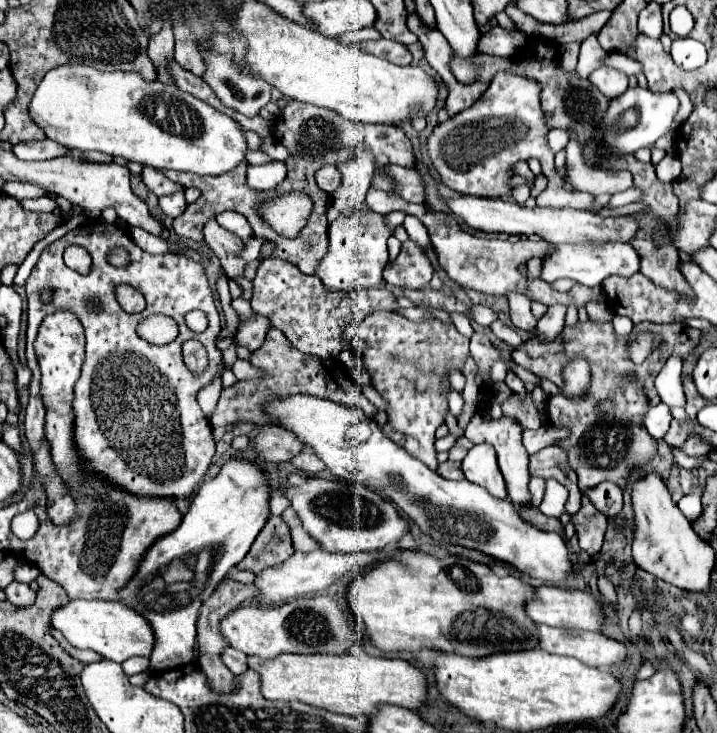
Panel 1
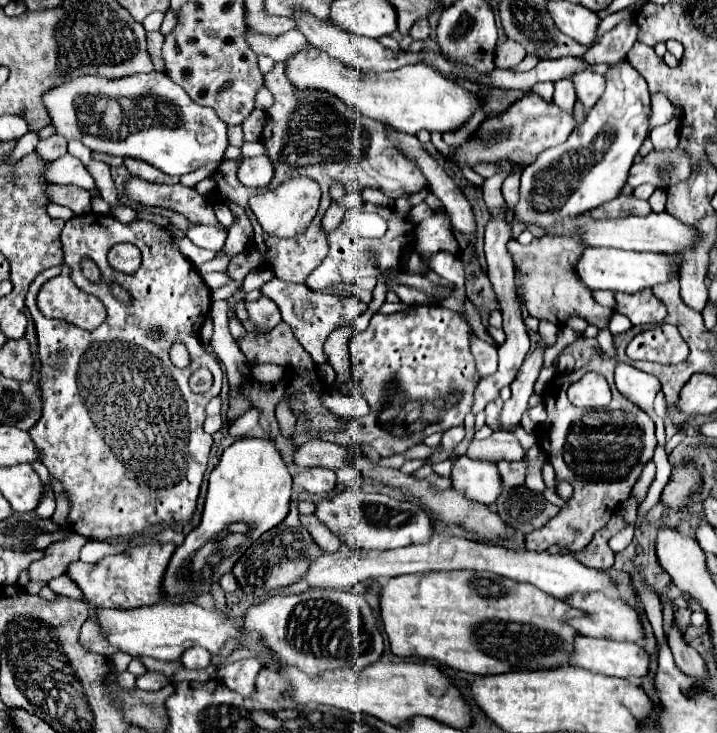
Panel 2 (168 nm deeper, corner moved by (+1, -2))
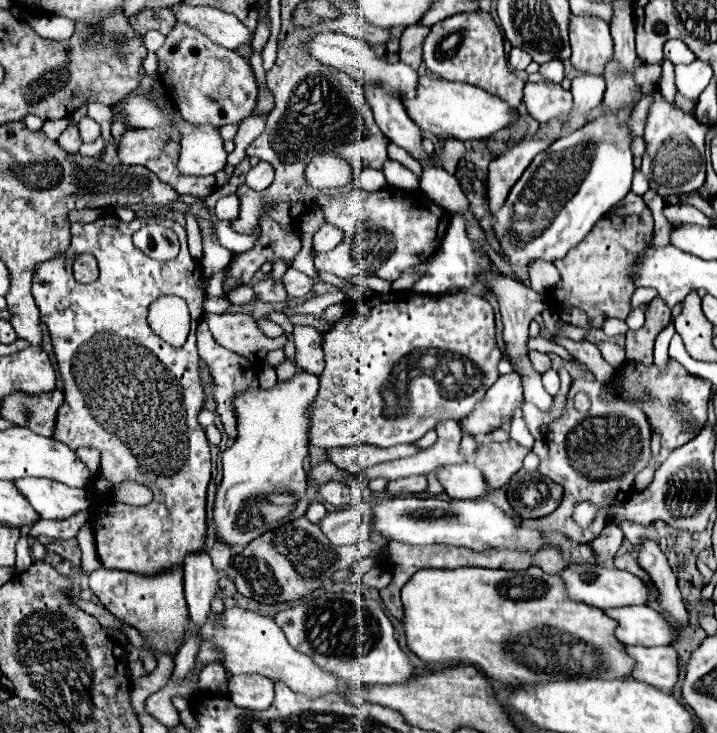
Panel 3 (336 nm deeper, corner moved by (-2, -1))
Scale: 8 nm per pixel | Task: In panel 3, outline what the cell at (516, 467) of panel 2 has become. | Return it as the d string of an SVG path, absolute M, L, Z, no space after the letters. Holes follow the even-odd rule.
M514 441L478 443L474 465L484 473L490 489L504 487L523 465L526 449Z

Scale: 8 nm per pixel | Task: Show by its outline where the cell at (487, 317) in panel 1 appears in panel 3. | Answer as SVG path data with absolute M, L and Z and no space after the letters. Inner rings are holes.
M553 338L552 341L558 345L562 345L574 359L582 361L584 365L588 365L588 369L594 373L594 377L600 383L606 383L608 375L612 375L614 367L610 367L602 359L602 355L600 355L600 351L598 351L598 347L594 343L590 343L586 339L584 341L572 341L569 338Z

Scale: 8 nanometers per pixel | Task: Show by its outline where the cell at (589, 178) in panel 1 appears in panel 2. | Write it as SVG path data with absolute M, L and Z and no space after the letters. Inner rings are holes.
M679 148L665 152L653 150L643 158L641 164L631 166L627 184L635 188L649 182L657 188L667 188L669 184L677 184L677 180L681 178L689 178L689 172L689 156L685 156L685 152L681 152Z

